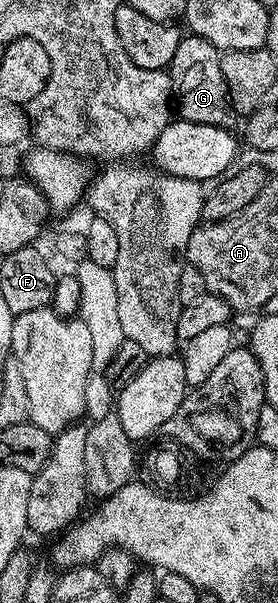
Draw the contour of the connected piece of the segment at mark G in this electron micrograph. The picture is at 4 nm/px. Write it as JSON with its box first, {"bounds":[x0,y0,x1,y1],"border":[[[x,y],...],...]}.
{"bounds":[167,33,235,129],"border":[[[189,33],[181,38],[179,49],[175,49],[175,57],[171,57],[167,68],[173,81],[175,111],[180,118],[199,125],[215,125],[226,129],[234,126],[235,116],[233,106],[229,103],[227,81],[223,81],[221,57],[222,52],[211,45],[211,41],[203,41],[203,37]]]}

